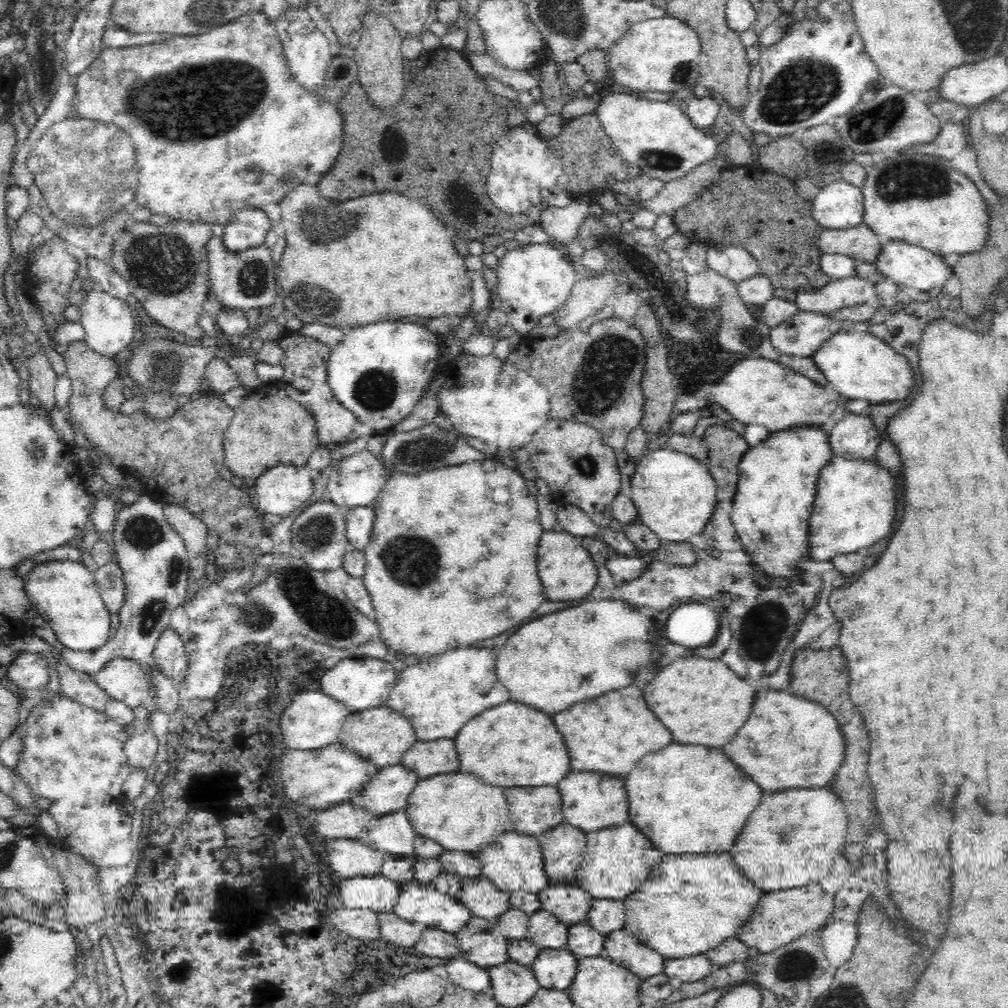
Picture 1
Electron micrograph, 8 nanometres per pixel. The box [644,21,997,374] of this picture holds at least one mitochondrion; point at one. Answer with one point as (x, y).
(804, 87)

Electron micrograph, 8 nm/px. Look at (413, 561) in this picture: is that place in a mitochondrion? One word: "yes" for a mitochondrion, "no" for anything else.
yes

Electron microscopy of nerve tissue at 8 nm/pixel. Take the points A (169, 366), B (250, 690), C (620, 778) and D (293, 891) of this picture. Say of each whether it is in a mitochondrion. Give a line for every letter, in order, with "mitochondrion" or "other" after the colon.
A: mitochondrion
B: other
C: other
D: other

